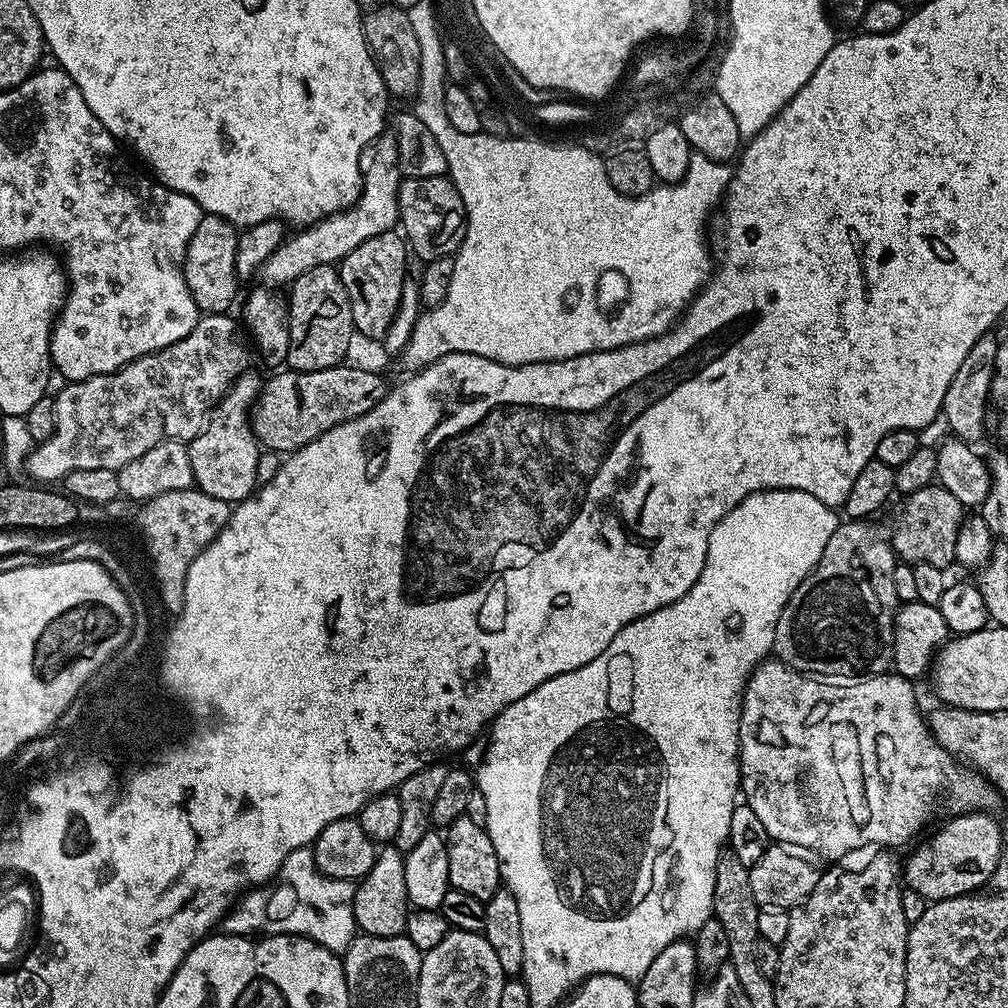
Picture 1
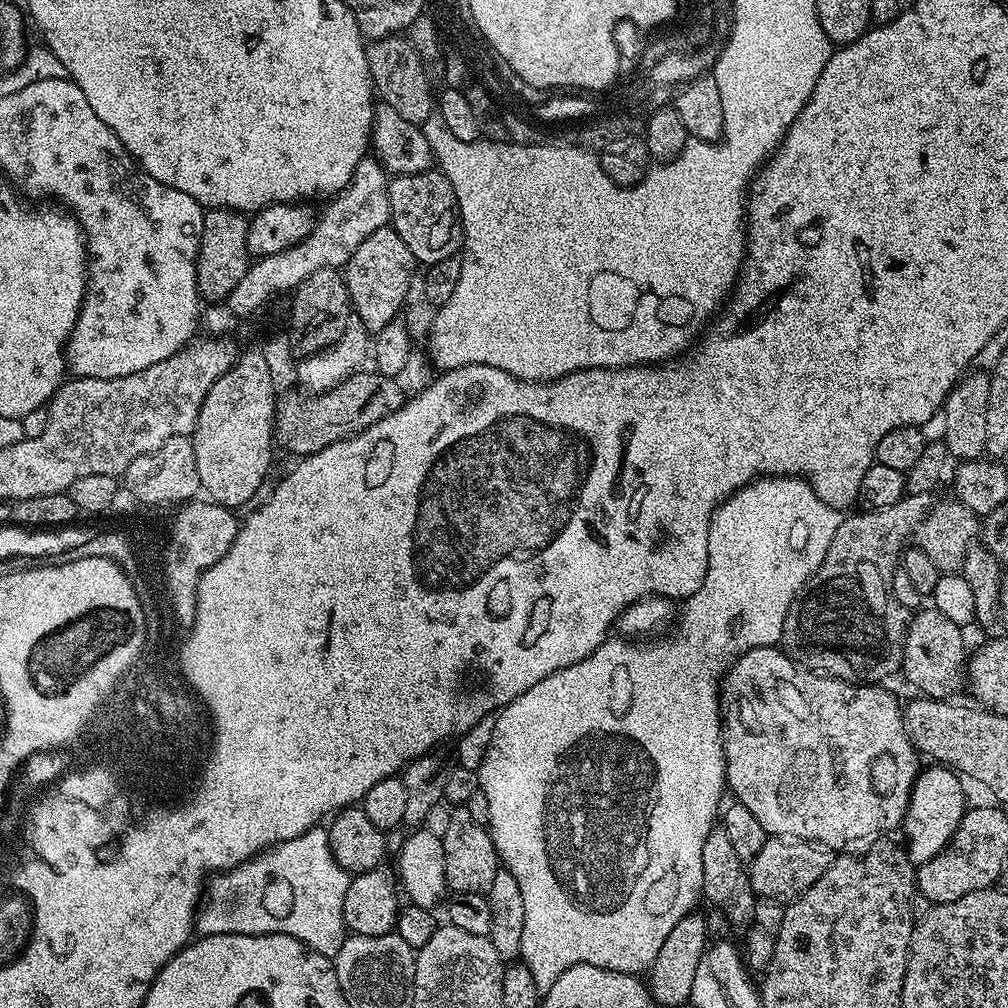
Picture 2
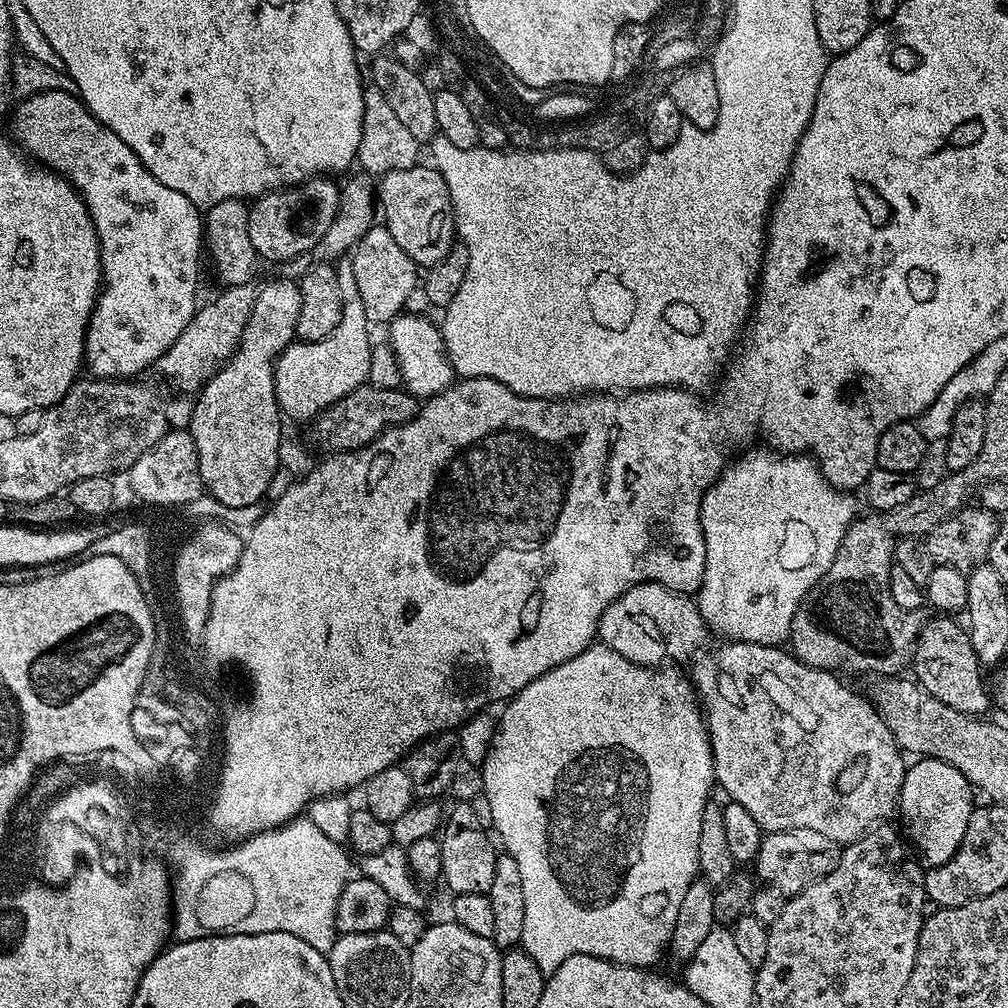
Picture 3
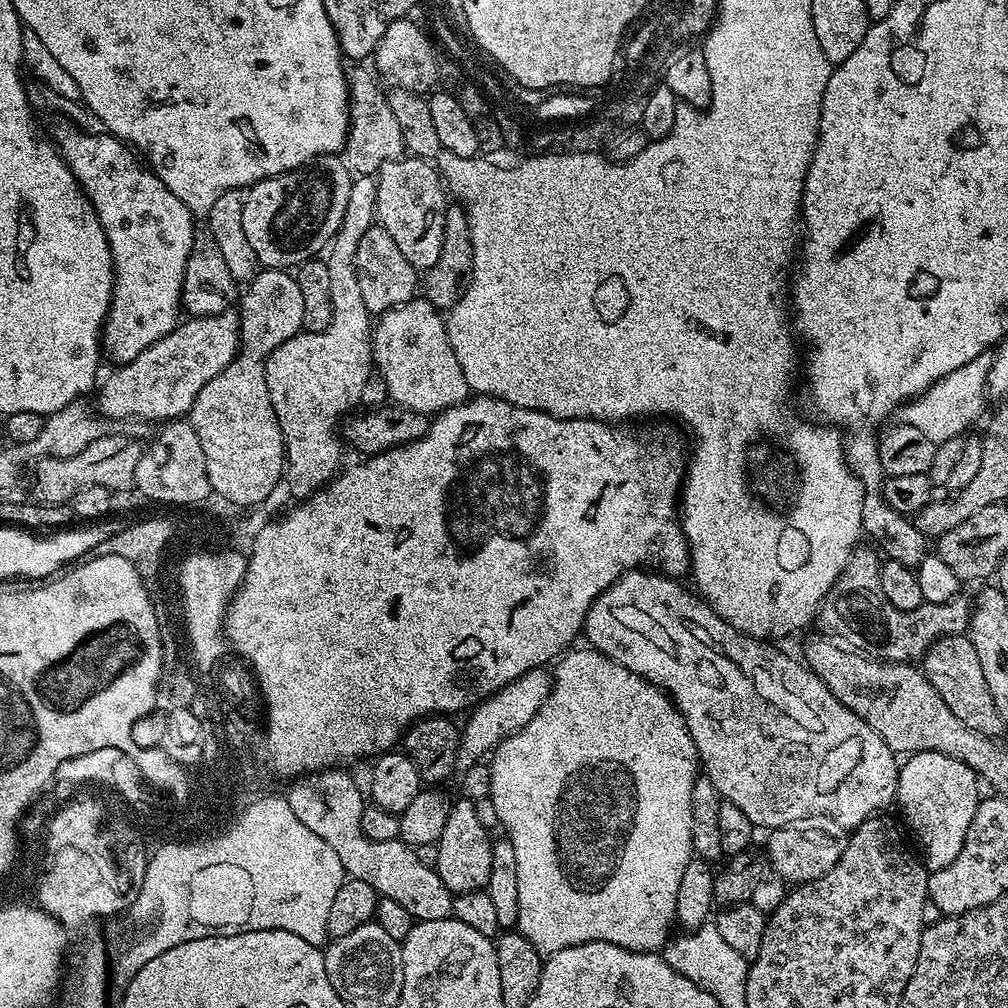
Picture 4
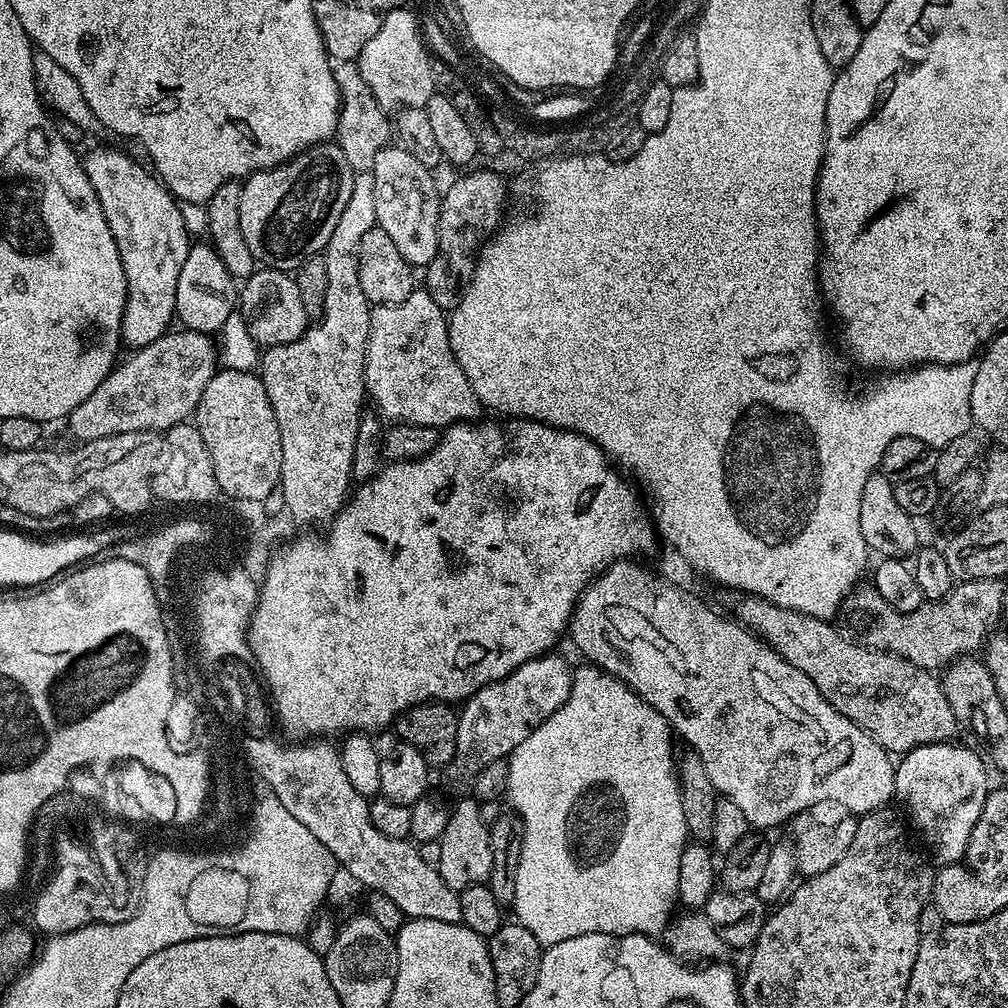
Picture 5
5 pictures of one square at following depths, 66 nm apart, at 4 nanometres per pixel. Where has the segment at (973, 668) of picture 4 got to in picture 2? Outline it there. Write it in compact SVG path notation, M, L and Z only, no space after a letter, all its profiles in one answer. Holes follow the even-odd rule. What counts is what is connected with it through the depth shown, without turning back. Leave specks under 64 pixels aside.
M924 606L919 609L909 619L908 622L908 632L904 636L904 662L902 665L902 676L905 676L906 679L909 680L910 683L913 684L914 687L917 688L917 693L923 694L925 697L934 699L934 700L952 700L953 698L959 697L956 696L960 691L965 691L966 688L966 652L964 656L964 636L962 633L961 625L955 624L954 622L950 622L950 618L946 618L943 614L938 614L938 610L931 606Z

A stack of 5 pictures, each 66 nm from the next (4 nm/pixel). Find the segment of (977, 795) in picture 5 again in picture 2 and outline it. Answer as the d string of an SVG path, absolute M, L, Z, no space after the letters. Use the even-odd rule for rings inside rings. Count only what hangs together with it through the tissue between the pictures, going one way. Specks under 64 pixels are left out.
M928 766L919 773L912 784L912 793L908 799L908 809L904 815L902 833L908 841L908 857L917 866L930 862L950 842L958 830L966 811L964 804L965 781L953 769L947 766Z

